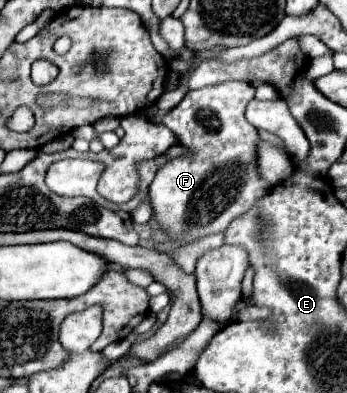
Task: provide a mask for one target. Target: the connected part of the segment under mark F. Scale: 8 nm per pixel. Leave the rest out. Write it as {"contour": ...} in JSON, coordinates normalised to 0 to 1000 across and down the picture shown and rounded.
{"contour":[[[663,204],[548,229],[524,260],[473,295],[467,316],[513,346],[524,372],[559,382],[559,402],[513,402],[467,422],[432,468],[438,545],[461,585],[473,585],[496,616],[513,616],[513,626],[646,590],[669,555],[715,534],[778,483],[772,463],[744,463],[732,433],[732,361],[744,361],[744,336],[703,300],[703,280],[726,249],[726,214]]]}

